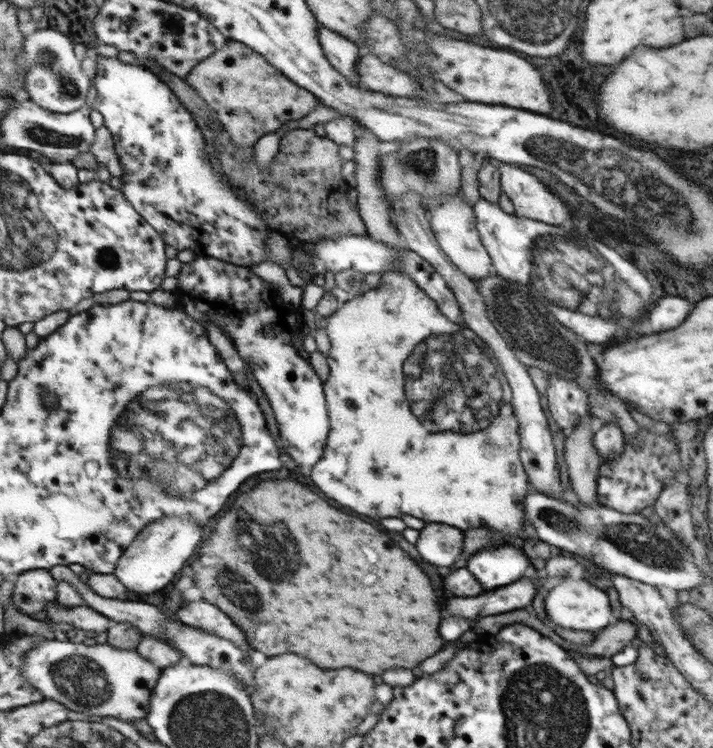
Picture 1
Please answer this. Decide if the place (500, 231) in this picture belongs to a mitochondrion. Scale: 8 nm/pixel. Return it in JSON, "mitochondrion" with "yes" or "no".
{"mitochondrion":"no"}

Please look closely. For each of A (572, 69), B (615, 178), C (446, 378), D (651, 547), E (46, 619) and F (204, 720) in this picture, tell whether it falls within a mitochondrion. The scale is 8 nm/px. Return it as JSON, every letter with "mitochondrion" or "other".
{"A":"other","B":"mitochondrion","C":"mitochondrion","D":"mitochondrion","E":"other","F":"mitochondrion"}

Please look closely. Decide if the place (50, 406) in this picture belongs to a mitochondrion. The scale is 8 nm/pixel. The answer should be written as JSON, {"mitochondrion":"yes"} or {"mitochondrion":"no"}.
{"mitochondrion":"no"}

